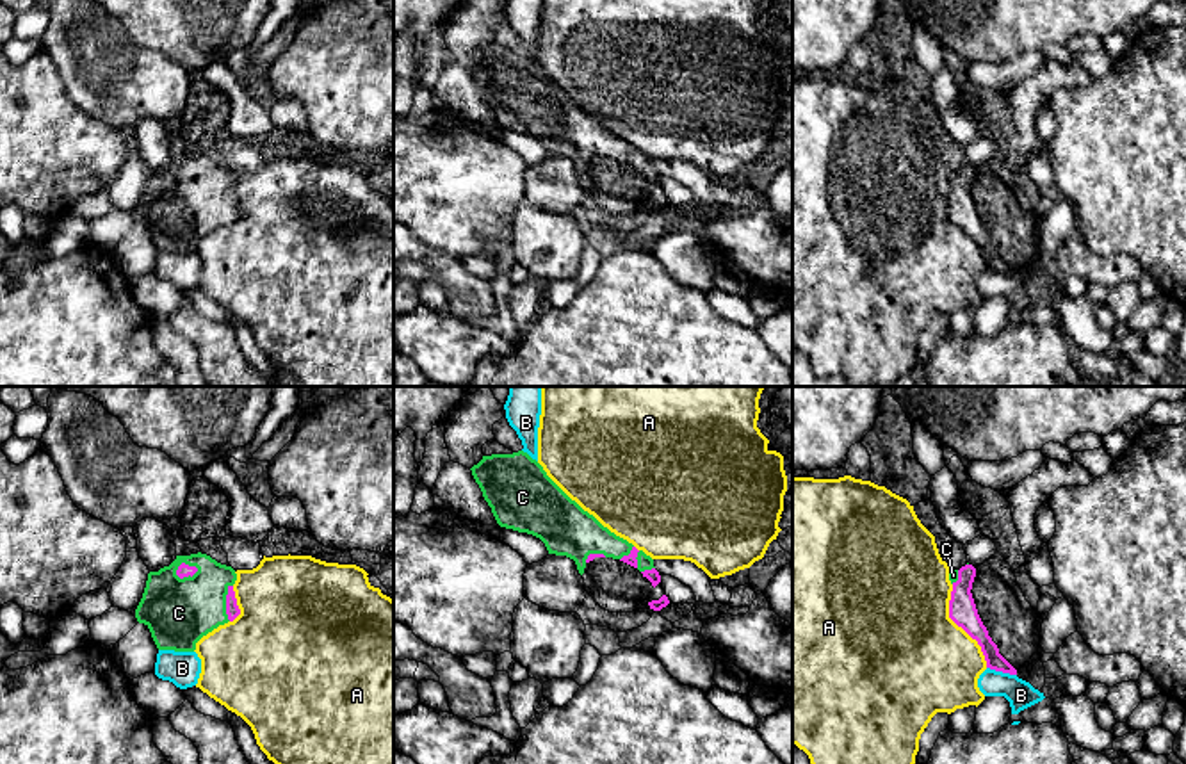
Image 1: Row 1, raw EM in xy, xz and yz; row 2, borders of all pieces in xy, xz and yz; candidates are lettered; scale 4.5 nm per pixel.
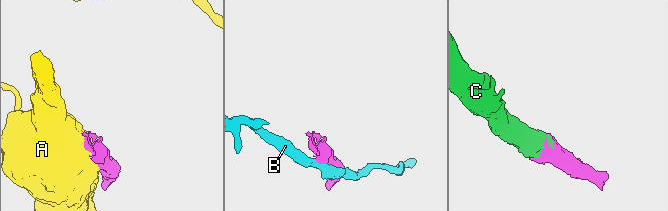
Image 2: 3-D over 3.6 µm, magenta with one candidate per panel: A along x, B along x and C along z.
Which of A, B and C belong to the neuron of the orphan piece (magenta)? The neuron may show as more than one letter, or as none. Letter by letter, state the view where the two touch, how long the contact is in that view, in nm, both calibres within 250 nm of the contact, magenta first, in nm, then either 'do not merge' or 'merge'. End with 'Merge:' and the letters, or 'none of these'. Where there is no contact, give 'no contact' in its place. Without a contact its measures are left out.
A: contact in yz; length 400 nm; calibres 130 and 480 nm; do not merge
B: contact in yz; length 140 nm; calibres 90 and 130 nm; do not merge
C: contact in xy; length 110 nm; calibres 60 and 300 nm; merge
Merge: C

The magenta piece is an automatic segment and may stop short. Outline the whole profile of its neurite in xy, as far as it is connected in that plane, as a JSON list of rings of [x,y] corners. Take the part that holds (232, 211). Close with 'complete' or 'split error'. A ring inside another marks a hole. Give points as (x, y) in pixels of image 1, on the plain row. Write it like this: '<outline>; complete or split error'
[[[207,155],[176,157],[169,167],[148,175],[135,219],[150,230],[158,251],[194,253],[203,237],[240,215],[233,192],[235,182],[237,175],[232,167]]]; split error

